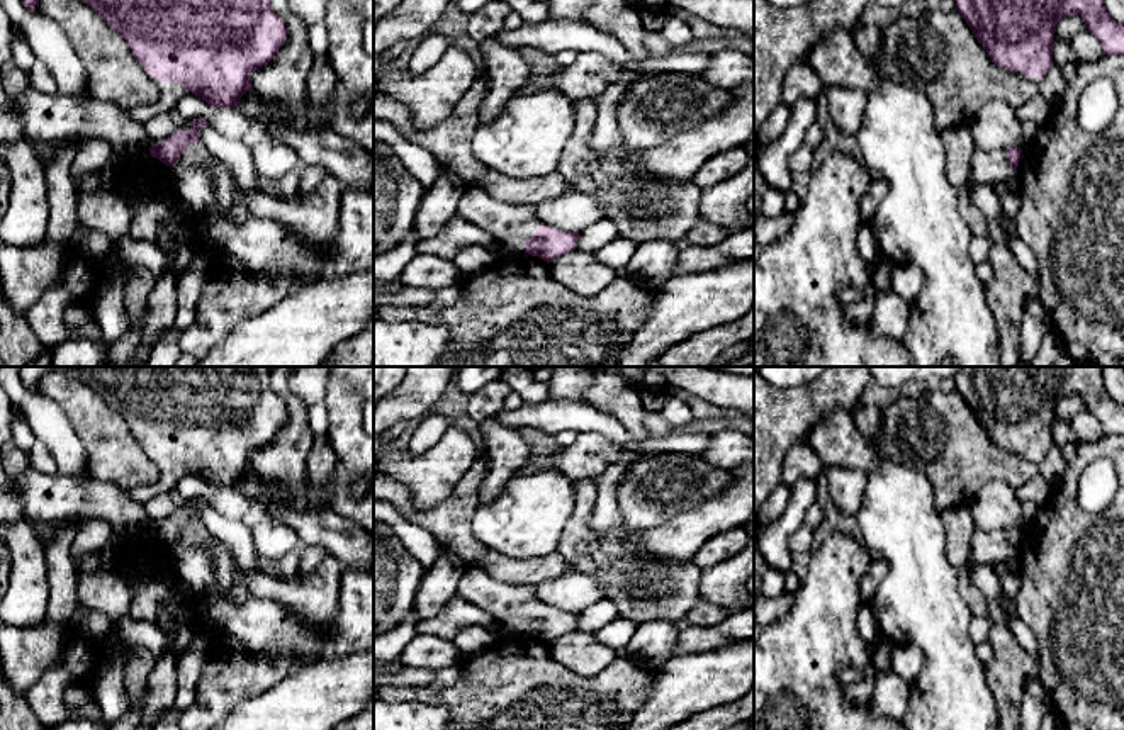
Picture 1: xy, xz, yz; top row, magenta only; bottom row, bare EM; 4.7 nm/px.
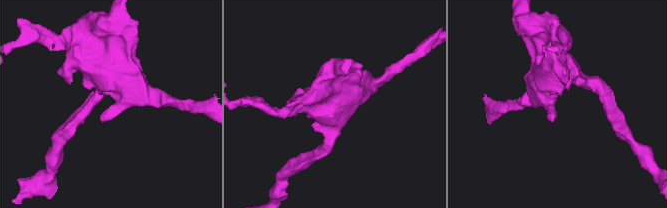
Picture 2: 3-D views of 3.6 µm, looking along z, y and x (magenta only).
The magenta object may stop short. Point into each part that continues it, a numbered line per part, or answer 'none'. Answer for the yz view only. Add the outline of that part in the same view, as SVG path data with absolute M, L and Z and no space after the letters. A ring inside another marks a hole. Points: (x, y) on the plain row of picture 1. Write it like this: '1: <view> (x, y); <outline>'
1: yz (989, 549); M976 530L971 538L971 560L993 569L997 564L1014 560L1017 550L1009 545L1007 530Z

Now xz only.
1: xz (511, 605); M479 567L465 570L458 582L458 594L516 633L525 633L525 621L540 608L533 586L496 581Z

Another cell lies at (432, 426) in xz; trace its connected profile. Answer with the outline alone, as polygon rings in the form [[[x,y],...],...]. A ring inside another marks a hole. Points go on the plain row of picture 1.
[[[426,414],[419,426],[407,436],[409,453],[414,457],[424,453],[452,424],[453,421],[441,414]]]

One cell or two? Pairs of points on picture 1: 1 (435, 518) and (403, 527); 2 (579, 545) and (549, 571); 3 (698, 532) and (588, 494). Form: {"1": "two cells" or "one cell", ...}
{"1": "two cells", "2": "two cells", "3": "two cells"}

